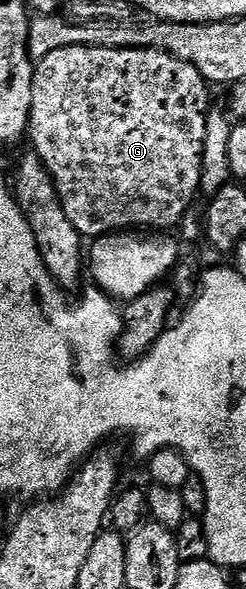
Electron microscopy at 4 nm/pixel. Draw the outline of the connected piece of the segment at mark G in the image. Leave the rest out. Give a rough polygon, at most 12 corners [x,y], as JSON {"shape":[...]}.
{"shape":[[68,46],[28,140],[82,237],[170,230],[202,186],[194,64]]}

